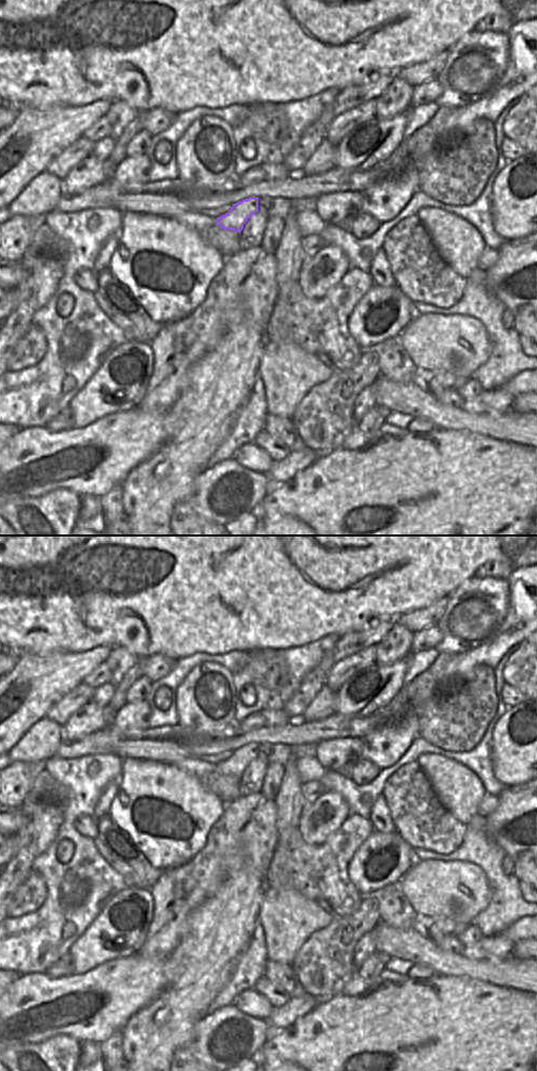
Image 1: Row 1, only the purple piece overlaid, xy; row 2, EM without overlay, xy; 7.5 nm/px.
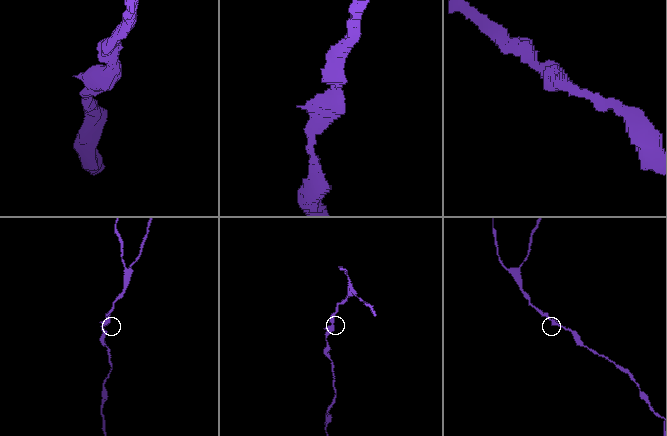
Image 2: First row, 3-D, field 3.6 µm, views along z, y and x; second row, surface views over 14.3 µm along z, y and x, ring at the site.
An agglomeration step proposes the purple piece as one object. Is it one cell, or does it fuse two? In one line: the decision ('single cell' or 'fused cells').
single cell

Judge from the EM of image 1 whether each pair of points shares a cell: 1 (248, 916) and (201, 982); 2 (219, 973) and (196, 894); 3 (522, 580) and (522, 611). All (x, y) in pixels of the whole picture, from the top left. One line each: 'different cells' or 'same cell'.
1: same cell
2: different cells
3: same cell

